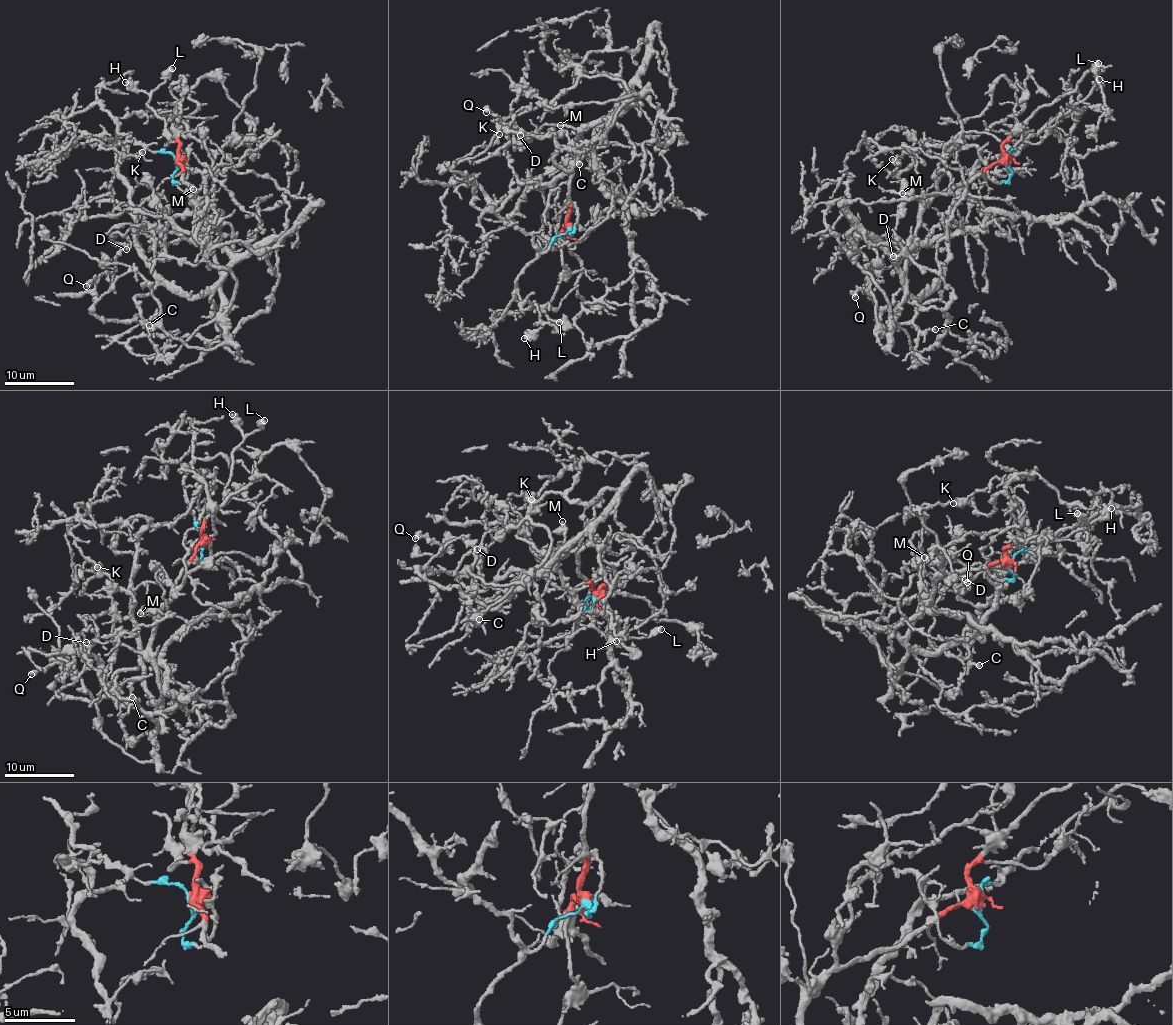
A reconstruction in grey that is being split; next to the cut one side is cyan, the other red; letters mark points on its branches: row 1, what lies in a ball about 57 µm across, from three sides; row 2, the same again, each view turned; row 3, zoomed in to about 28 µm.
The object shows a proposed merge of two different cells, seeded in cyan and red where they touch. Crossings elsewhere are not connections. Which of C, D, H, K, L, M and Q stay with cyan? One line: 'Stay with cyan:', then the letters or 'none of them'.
Stay with cyan: C, D, K, Q

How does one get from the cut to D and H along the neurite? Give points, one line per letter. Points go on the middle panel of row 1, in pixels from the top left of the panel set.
D: (569, 229), (539, 250), (510, 221), (539, 184), (521, 182), (509, 164), (507, 149), (525, 141), (519, 136)
H: (569, 229), (561, 228), (562, 263), (565, 269), (555, 296), (547, 307), (547, 320), (524, 338)

